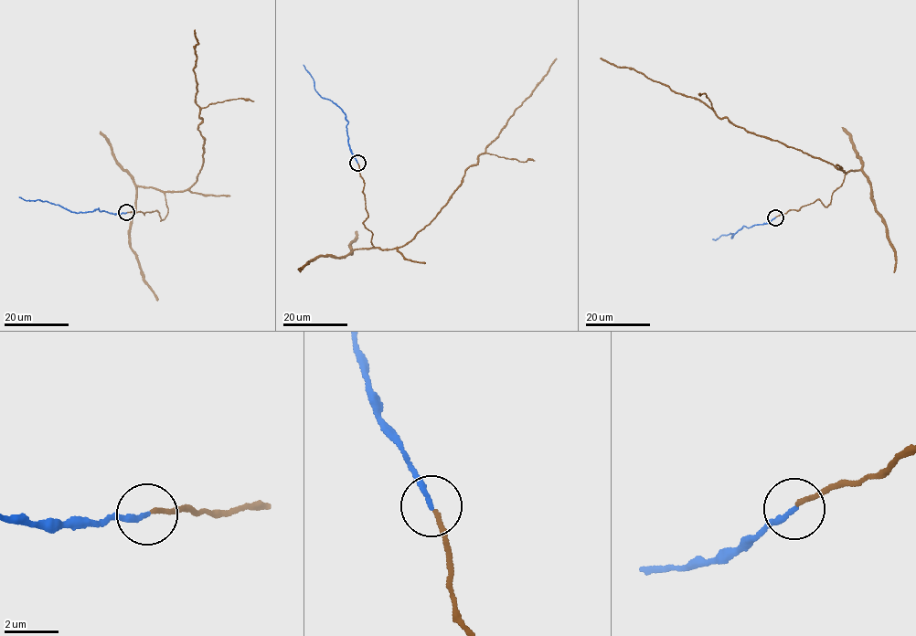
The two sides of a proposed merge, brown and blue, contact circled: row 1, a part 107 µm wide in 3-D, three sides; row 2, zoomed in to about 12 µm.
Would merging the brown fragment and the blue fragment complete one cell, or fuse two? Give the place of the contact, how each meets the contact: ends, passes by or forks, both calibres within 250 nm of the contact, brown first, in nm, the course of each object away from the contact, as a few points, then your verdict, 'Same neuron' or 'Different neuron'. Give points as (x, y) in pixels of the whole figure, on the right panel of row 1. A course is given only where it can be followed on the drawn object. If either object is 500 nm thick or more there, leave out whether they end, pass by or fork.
Place: (775, 217). At the ring brown ends. At the ring blue ends. Thickness 150 nm (brown) against 180 nm. Course of brown: (776, 217), (817, 199), (829, 206), (833, 191), (842, 185), (843, 170), (747, 132), (694, 98), (600, 58). Course of blue: (775, 217), (769, 223), (748, 227), (743, 226), (731, 238), (733, 234), (729, 233), (712, 239). Same neuron

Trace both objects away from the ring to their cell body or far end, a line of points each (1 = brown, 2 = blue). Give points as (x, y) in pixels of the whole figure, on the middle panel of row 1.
1: (357, 164), (370, 242), (385, 249), (407, 244), (447, 202), (556, 58)
2: (357, 163), (348, 143), (347, 121), (343, 111), (322, 97), (303, 64)

